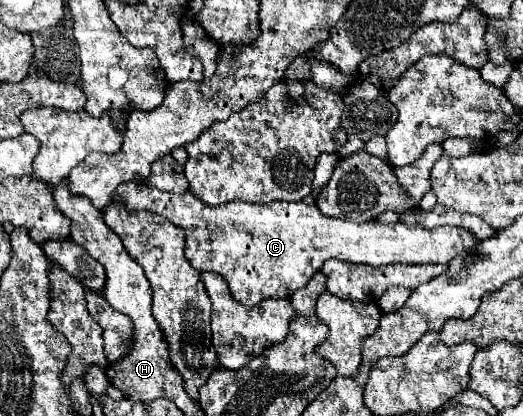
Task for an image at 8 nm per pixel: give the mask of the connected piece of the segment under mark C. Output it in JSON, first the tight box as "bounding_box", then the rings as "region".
{"bounding_box":[114,181,478,307],"region":[[[130,181],[114,193],[114,201],[126,201],[130,209],[150,209],[152,213],[158,213],[172,221],[176,227],[184,229],[186,233],[186,257],[198,271],[214,271],[222,275],[230,287],[232,297],[242,303],[244,307],[254,307],[260,301],[268,297],[286,297],[296,289],[302,289],[308,285],[312,275],[328,261],[330,257],[340,261],[350,261],[358,265],[390,265],[390,263],[450,263],[454,257],[468,257],[478,239],[462,227],[438,227],[438,229],[424,229],[420,225],[406,227],[402,223],[394,225],[380,225],[376,221],[368,223],[354,223],[354,221],[342,221],[334,217],[326,217],[314,209],[314,205],[306,203],[284,203],[276,201],[270,205],[258,205],[258,203],[244,203],[244,201],[230,201],[220,207],[210,207],[202,201],[198,201],[190,191],[182,195],[170,195],[162,193],[158,189],[138,189],[138,181]]]}

